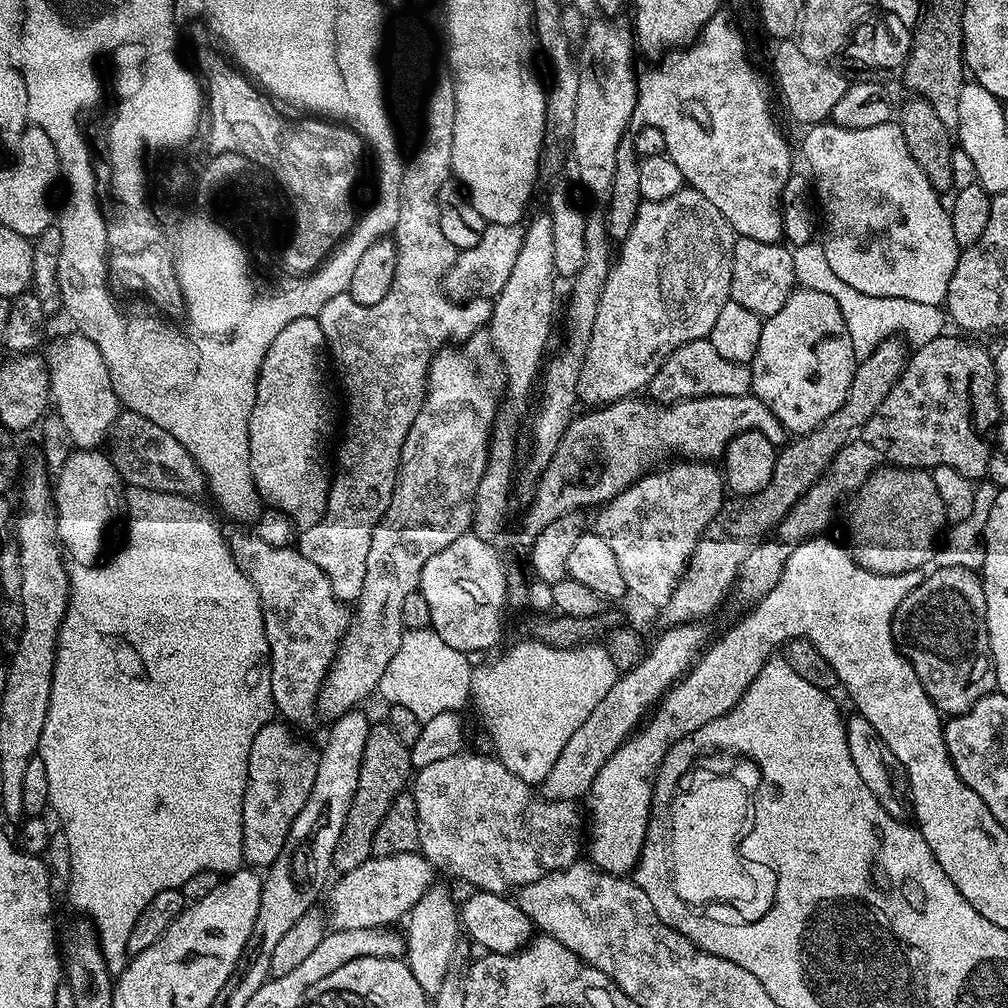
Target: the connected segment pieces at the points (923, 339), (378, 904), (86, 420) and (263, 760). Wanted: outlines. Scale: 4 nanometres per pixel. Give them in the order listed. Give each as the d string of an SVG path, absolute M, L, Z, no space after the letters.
M823 243L797 244L792 248L792 257L797 285L810 290L822 290L822 294L830 294L830 298L838 302L838 310L842 310L842 318L846 322L846 330L850 334L857 361L874 354L874 350L883 340L903 338L909 345L912 343L913 349L917 349L926 346L926 342L934 342L934 338L938 338L945 331L946 312L939 304L910 302L910 298L878 298L862 294L854 290L854 286L846 286L846 282L842 282L842 278L838 278L838 274L830 270Z
M419 851L410 854L394 854L393 856L373 856L372 859L362 862L358 870L350 870L339 877L340 881L333 883L327 889L326 920L335 930L366 930L367 928L384 928L392 926L395 920L403 921L412 908L426 894L426 890L434 883L434 865L421 856Z
M79 334L60 336L52 345L47 345L46 361L51 388L51 407L62 418L67 433L77 449L99 449L103 440L109 439L122 405L114 394L106 361L90 338Z
M269 722L254 736L248 759L248 781L242 806L242 850L244 863L256 870L267 870L282 854L282 846L294 826L294 818L310 798L310 786L318 774L320 753L300 736L291 732L287 723Z

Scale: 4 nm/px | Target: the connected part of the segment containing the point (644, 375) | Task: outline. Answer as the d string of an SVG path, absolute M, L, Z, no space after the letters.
M685 186L680 189L678 194L674 194L665 200L644 200L637 207L636 217L630 226L628 236L619 245L620 252L618 248L612 262L612 269L608 271L606 286L602 290L602 298L598 306L598 314L594 318L594 330L590 334L590 342L584 355L582 370L578 374L576 398L581 405L603 406L613 404L616 400L626 400L643 393L640 391L643 388L645 391L651 385L654 374L658 374L658 370L664 365L664 359L675 348L708 337L714 326L714 321L718 319L718 313L722 311L722 306L726 306L726 302L732 295L730 278L732 277L732 259L734 258L734 246L737 239L736 231L730 226L730 222L726 222L726 218L722 218L722 210L718 210L718 206L714 206L714 202L710 202L710 198L706 198L698 189L693 187Z

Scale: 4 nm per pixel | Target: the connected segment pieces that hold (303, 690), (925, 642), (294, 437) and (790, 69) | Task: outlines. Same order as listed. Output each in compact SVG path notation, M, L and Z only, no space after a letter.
M254 534L231 537L232 559L260 595L268 654L272 665L272 702L277 713L293 725L317 715L316 700L340 643L354 622L349 605L339 600L322 570L292 548L271 548Z
M936 566L932 570L929 576L921 579L917 588L902 598L892 620L892 636L897 648L914 666L914 674L918 674L918 682L922 682L922 690L926 690L930 702L934 702L945 717L951 718L970 710L978 698L997 691L996 667L986 626L986 594L981 573L962 566Z
M315 316L300 317L290 326L278 333L278 338L270 342L270 350L266 350L266 358L262 358L262 366L258 374L258 386L256 387L256 397L254 398L254 410L250 414L250 470L256 483L256 488L260 491L261 501L267 502L271 507L279 512L285 512L297 529L303 530L314 526L324 517L326 502L328 501L328 490L330 487L330 452L328 456L328 435L332 432L332 392L328 389L328 364L330 368L330 356L328 343L322 334L322 326Z
M795 39L779 41L775 47L772 52L772 72L776 75L776 84L780 87L780 92L784 95L793 118L801 120L804 126L827 121L838 98L846 94L850 83L848 77L839 67L831 68L833 66L831 63L806 58L806 54L802 54L799 43Z

